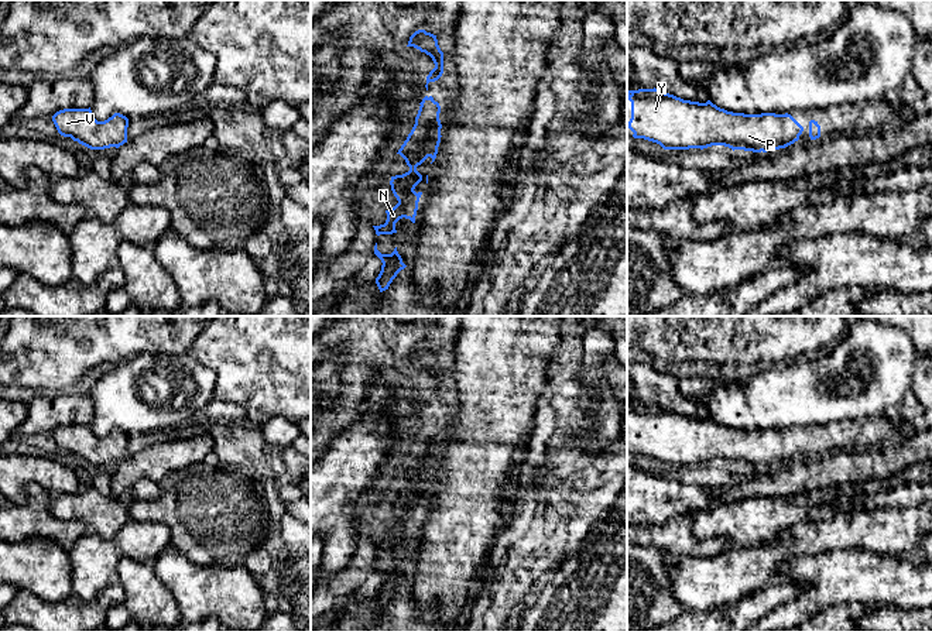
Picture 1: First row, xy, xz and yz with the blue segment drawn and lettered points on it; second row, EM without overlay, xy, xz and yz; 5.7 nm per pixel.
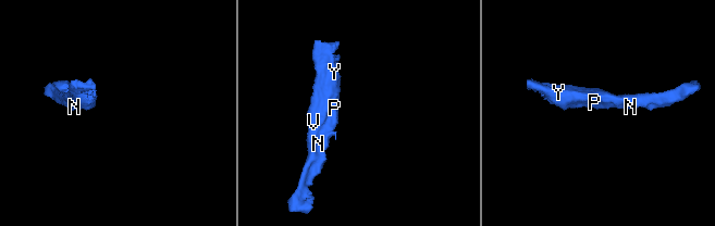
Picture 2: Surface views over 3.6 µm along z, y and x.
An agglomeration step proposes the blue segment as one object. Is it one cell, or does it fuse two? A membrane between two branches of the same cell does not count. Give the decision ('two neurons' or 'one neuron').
one neuron

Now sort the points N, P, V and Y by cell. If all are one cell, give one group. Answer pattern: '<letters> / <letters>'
N P V Y

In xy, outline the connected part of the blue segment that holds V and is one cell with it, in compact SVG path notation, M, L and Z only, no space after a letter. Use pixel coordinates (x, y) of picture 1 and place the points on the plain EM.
M64 425L52 432L58 449L90 464L119 464L127 459L129 435L114 429L104 438L97 438L89 425Z

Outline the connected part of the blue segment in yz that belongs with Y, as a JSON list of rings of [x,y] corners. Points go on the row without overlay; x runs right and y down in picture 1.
[[[627,405],[631,418],[631,435],[627,443],[634,455],[644,455],[659,460],[664,466],[707,464],[724,462],[734,466],[767,469],[785,464],[799,456],[803,443],[788,429],[744,431],[717,423],[710,416],[706,419],[683,416],[658,405]]]

